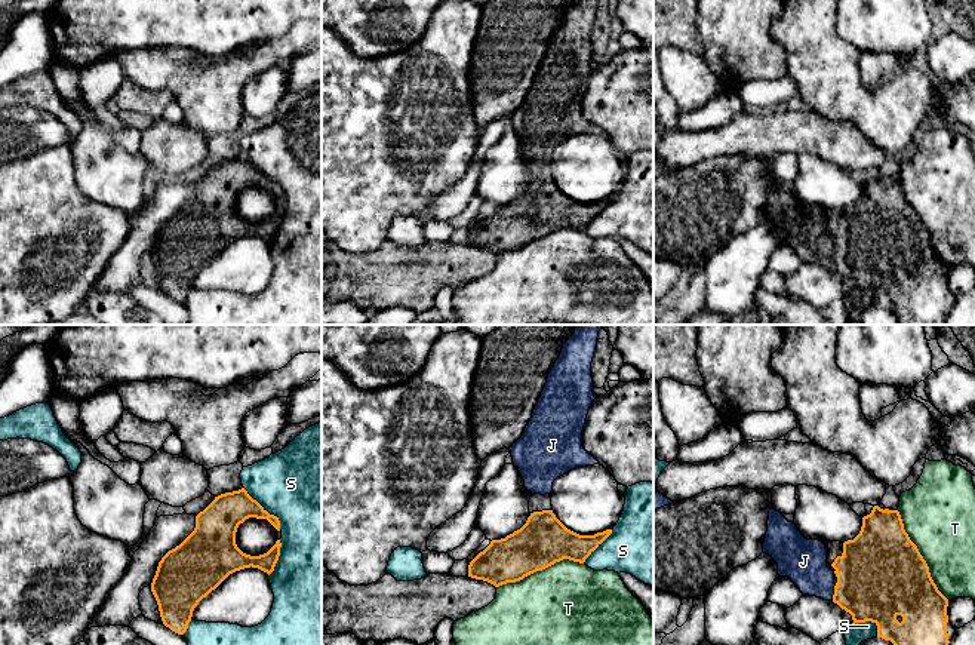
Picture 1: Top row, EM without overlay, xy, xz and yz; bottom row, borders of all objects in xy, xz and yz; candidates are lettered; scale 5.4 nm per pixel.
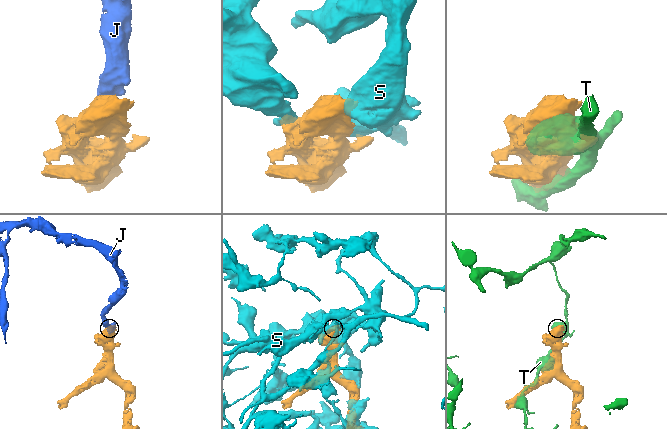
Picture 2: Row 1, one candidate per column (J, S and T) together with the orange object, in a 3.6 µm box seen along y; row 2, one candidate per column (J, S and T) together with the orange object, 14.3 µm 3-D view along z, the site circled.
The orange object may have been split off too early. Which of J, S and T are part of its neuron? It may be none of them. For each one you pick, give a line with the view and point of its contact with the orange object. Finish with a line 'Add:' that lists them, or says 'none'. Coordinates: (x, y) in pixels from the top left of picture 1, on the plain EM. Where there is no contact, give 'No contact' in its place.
J: Touches orange at yz (834, 260)
Add: J

